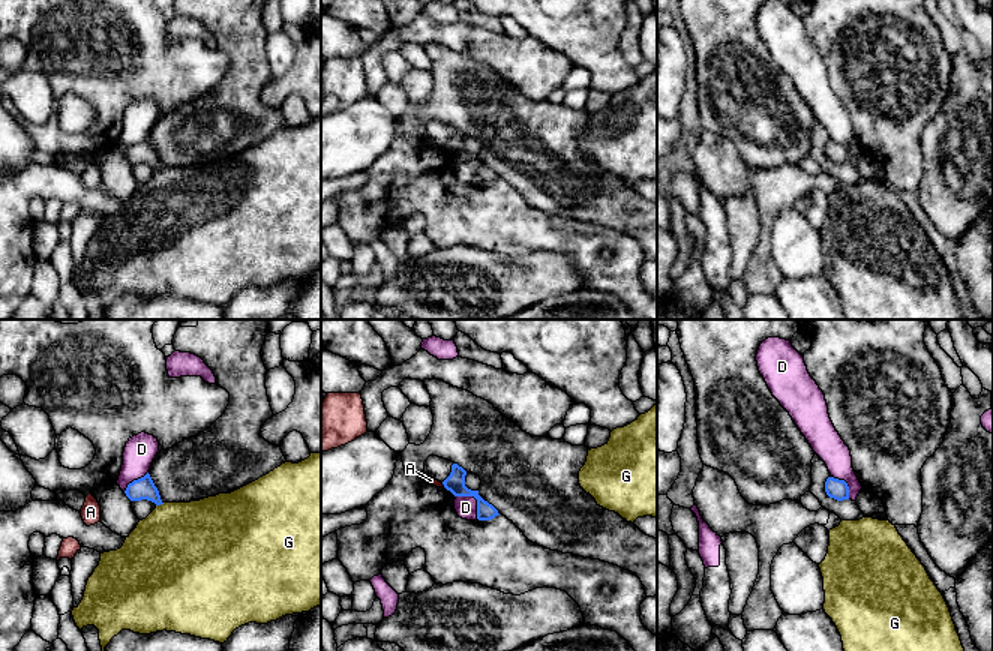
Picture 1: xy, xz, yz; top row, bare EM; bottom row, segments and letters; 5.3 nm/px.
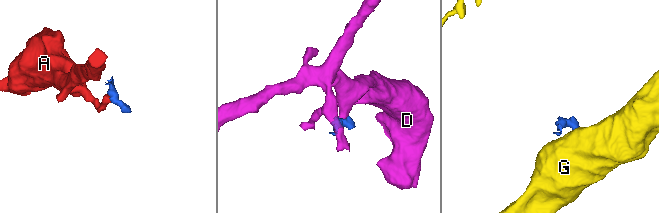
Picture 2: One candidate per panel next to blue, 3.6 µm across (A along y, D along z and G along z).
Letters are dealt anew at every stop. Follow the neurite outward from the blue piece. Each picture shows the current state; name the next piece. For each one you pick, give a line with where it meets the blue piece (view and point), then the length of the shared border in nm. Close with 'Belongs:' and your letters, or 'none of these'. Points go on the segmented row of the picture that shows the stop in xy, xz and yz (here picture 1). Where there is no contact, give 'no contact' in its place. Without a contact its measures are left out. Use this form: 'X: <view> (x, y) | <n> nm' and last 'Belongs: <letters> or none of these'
Belongs: none of these

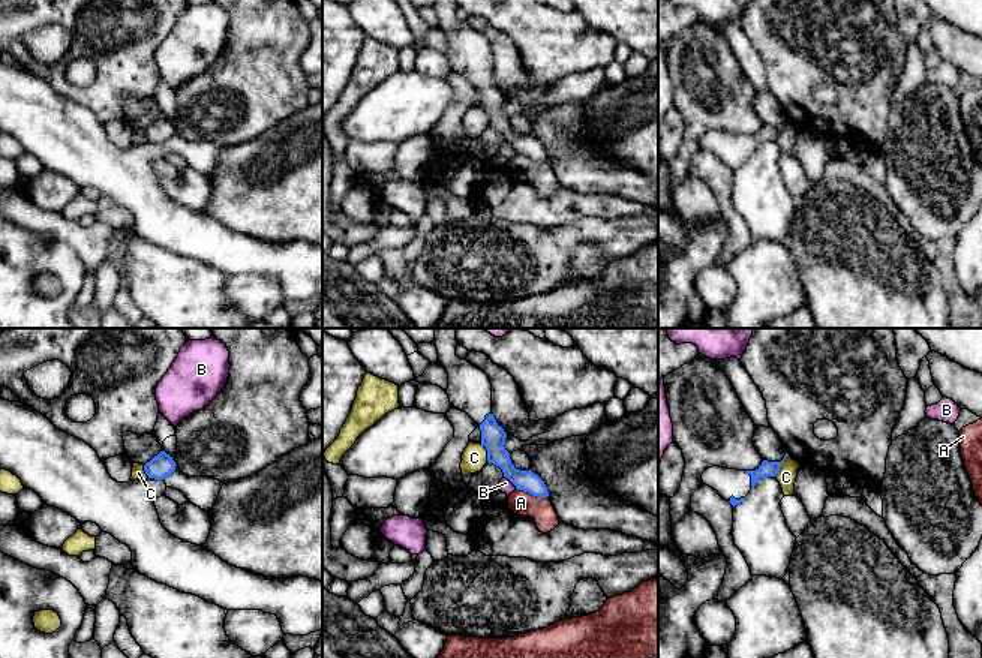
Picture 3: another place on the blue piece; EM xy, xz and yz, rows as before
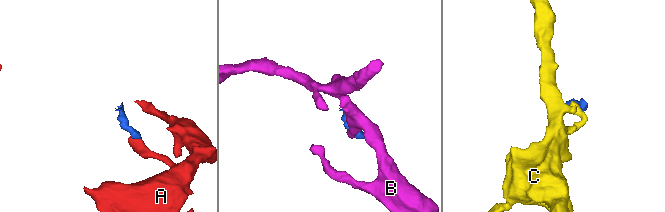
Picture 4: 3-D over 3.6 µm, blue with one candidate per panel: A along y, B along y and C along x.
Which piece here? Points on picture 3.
A: xz (532, 495) | 180 nm
Belongs: A

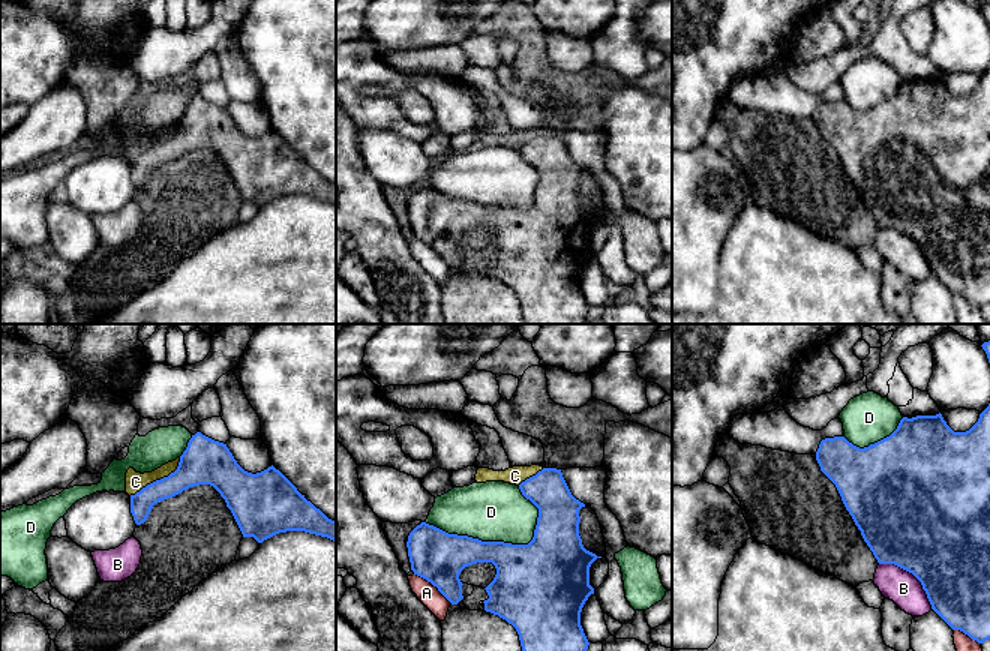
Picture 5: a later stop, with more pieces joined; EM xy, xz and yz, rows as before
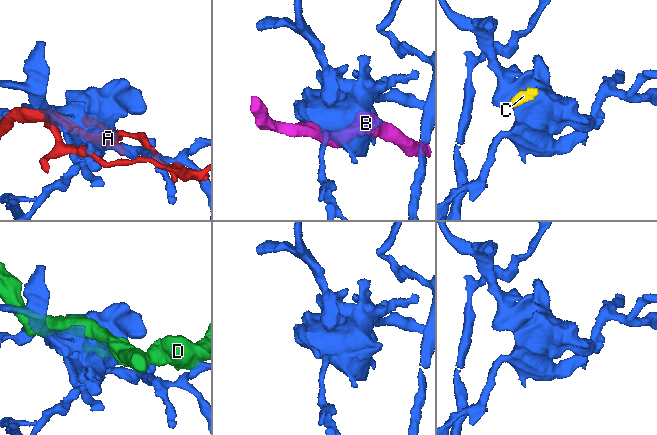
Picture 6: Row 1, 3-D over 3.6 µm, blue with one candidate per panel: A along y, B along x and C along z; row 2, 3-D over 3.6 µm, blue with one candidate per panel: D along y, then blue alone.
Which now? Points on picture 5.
C: xy (158, 480) | 340 nm
Belongs: C

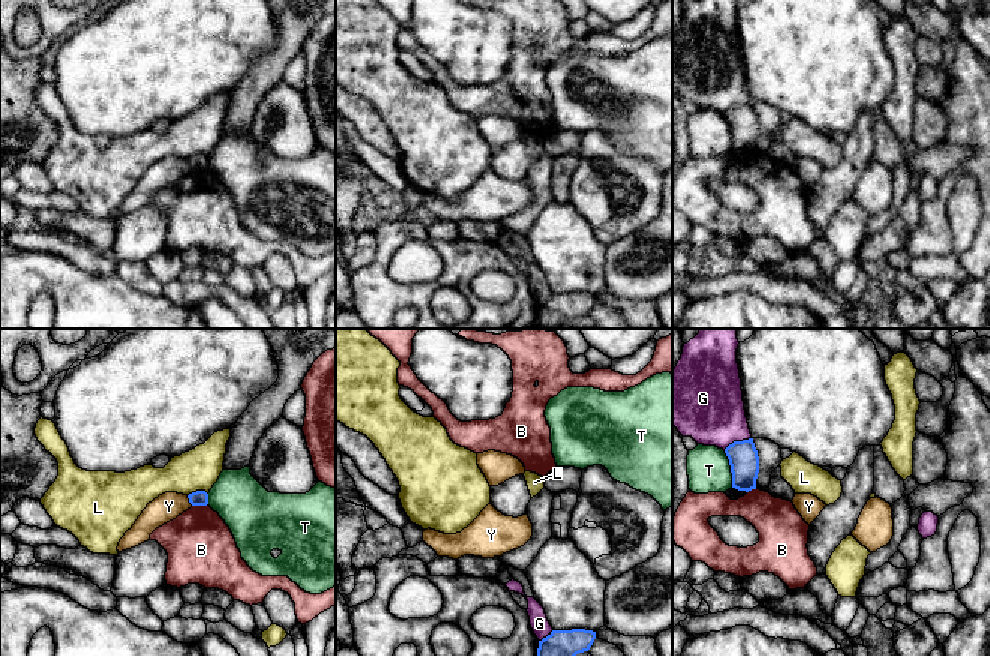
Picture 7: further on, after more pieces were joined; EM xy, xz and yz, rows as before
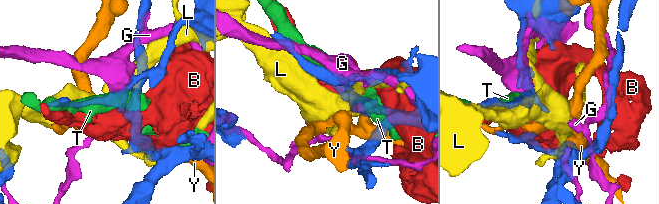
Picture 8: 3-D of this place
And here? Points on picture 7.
Belongs: none of these

